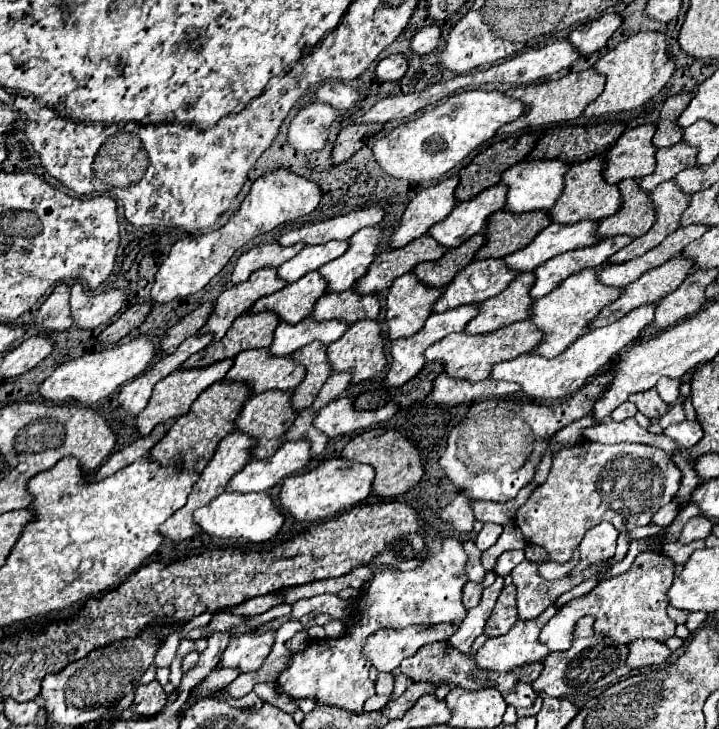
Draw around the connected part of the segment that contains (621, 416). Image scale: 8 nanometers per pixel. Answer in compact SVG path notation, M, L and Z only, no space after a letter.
M624 402L624 404L620 404L620 406L610 414L610 418L616 420L616 422L622 422L622 420L626 420L626 418L634 418L636 412L638 412L638 408L636 408L634 404Z

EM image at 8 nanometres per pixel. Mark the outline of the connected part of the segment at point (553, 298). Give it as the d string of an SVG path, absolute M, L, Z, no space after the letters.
M588 268L588 270L568 276L550 294L546 294L530 304L530 318L528 320L544 334L540 344L530 350L532 354L546 356L546 358L558 356L558 352L562 352L570 342L574 342L578 336L582 336L586 332L586 324L598 314L598 308L604 308L606 304L610 304L612 300L618 298L620 290L606 288L604 284L598 284L598 280L594 276L596 270L598 268Z

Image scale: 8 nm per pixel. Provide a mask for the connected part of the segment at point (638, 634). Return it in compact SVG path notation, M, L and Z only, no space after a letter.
M642 552L636 556L630 570L622 576L602 580L592 592L586 596L570 600L568 606L560 608L550 622L542 628L540 640L550 648L550 652L566 650L572 640L574 624L582 616L594 616L594 632L602 632L602 636L608 636L620 644L628 644L636 638L652 638L666 642L670 636L674 636L676 622L666 614L668 606L668 588L674 580L674 564L668 556L662 552Z

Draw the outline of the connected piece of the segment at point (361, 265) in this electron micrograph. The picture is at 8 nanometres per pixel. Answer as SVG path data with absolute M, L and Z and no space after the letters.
M370 226L356 232L350 242L348 250L318 268L320 276L326 280L326 292L346 292L352 288L352 284L366 274L366 268L376 258L376 252L380 248L380 228Z

